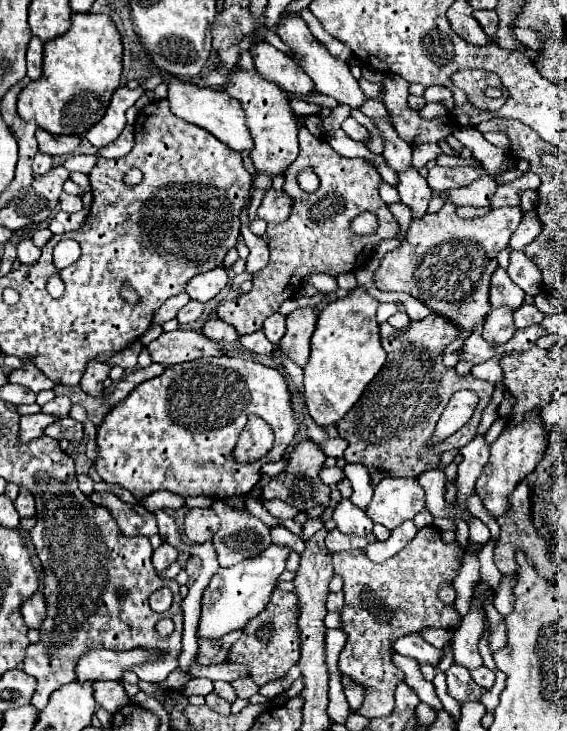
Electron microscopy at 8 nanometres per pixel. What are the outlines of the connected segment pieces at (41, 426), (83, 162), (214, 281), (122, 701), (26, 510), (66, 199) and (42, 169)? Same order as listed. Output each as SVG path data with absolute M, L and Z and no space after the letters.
M43 413L21 417L21 421L19 421L19 441L29 443L29 441L41 437L43 431L45 431L45 427L51 425L51 423L55 423L55 421L57 421L55 417L43 415Z
M71 155L67 157L67 161L63 163L63 167L71 173L71 171L81 171L81 173L89 173L95 165L95 155Z
M217 267L213 271L207 271L207 273L201 273L197 275L195 279L191 279L187 283L187 295L195 301L209 301L213 297L219 295L219 291L227 285L227 271L223 267Z
M95 681L93 689L95 689L95 701L99 703L99 707L109 711L111 715L117 713L123 705L131 703L127 691L119 681Z
M21 489L17 499L13 501L19 517L33 517L35 515L35 503L33 503L33 495L27 489Z
M69 193L61 195L61 211L75 213L75 211L81 211L81 209L83 209L83 205L81 205L81 197L79 195L69 195Z
M37 153L35 159L33 159L33 173L35 175L43 175L51 169L51 155L45 155L45 153Z

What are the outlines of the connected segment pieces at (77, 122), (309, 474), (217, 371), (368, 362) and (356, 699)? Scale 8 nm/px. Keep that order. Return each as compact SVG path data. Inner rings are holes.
M73 13L71 29L45 43L43 75L31 81L17 101L17 113L25 121L35 121L55 135L83 137L105 115L113 91L121 79L121 37L107 15Z
M315 449L315 471L297 469L273 477L263 487L263 499L281 499L287 501L289 505L295 505L295 509L299 511L311 511L317 505L329 509L331 489L319 477L321 469L325 467L325 459L327 457L323 449Z
M229 355L203 357L167 367L163 375L137 385L127 399L117 403L113 411L107 413L97 433L99 459L95 463L95 469L103 481L121 485L123 489L131 491L137 499L159 489L177 493L181 497L189 495L207 495L213 499L245 497L259 483L261 465L265 461L267 463L279 461L289 443L293 441L297 429L299 425L293 417L289 389L285 377L277 369ZM249 415L259 415L273 427L275 445L273 451L267 453L267 459L239 465L231 459L231 451L243 427L247 425Z
M357 285L347 297L335 299L323 307L311 337L311 355L305 365L305 403L317 425L337 423L363 395L365 387L385 365L387 355L381 347L379 323L375 311L381 303Z
M341 673L341 683L345 687L345 695L347 695L347 701L351 705L351 709L357 709L359 703L363 703L363 695L365 695L365 689L361 689L359 683L351 681L347 675Z

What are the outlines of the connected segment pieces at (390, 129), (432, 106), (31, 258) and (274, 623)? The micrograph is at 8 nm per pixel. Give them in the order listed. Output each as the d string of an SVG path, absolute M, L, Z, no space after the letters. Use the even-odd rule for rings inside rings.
M379 117L379 119L373 119L375 121L375 127L379 129L379 133L383 133L383 157L385 161L389 163L389 167L393 171L405 171L411 167L411 145L407 145L397 133L395 133L395 127L393 127L393 121L391 117Z
M427 103L423 109L419 109L419 115L423 119L437 119L437 117L445 117L447 109L441 103Z
M21 239L21 243L17 245L17 259L21 263L27 263L27 265L33 265L39 261L39 247L35 247L33 239Z
M275 589L267 609L263 609L263 613L259 613L247 623L241 639L229 649L229 661L245 665L249 669L251 679L257 685L265 685L273 679L283 677L289 671L289 667L293 667L299 661L299 635L295 627L297 617L299 607L295 595Z

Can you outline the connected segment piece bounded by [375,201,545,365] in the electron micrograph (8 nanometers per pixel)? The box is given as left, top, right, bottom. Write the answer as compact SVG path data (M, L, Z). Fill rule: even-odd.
M447 201L441 211L411 219L405 243L381 259L375 283L381 291L401 291L419 299L435 315L459 327L459 331L469 331L469 337L459 349L461 361L479 365L503 353L527 351L545 335L541 325L517 329L511 341L503 345L491 345L491 341L485 341L481 335L489 313L489 281L497 269L497 253L509 245L509 237L517 229L521 217L521 207L501 207L479 219L459 219L455 205Z

